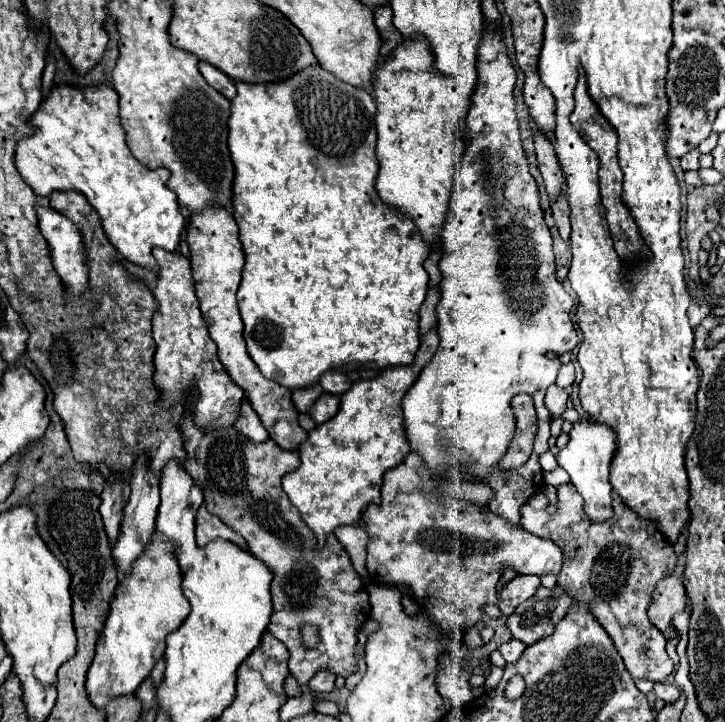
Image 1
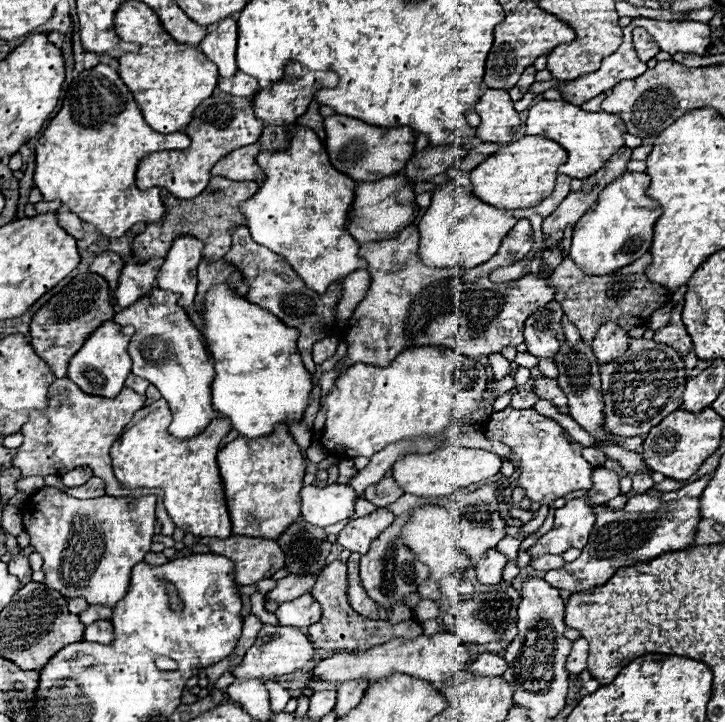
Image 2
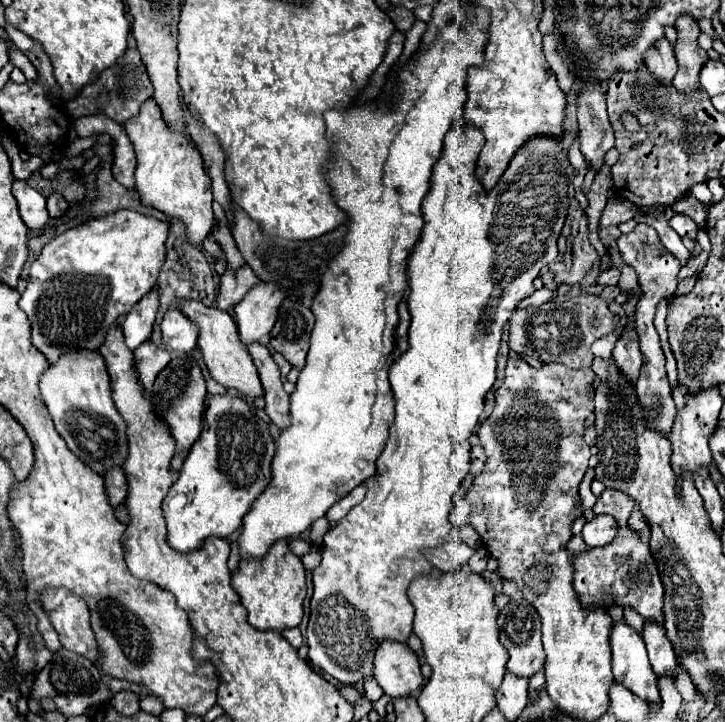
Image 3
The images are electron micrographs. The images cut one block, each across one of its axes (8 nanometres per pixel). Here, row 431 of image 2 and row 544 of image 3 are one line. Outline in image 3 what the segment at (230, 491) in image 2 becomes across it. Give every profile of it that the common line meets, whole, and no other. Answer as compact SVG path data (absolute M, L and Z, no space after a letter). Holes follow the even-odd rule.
M278 540L264 558L240 560L240 568L232 574L232 586L240 594L244 608L248 610L248 622L256 630L276 630L300 626L304 616L306 580L304 564L298 556L288 550L286 540Z

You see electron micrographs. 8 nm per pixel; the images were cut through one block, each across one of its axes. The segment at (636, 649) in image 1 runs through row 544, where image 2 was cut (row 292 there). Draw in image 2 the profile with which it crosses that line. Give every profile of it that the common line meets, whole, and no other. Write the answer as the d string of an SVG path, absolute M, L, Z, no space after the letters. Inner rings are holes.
M646 252L642 258L632 262L630 266L624 266L622 270L614 270L614 274L604 276L590 276L582 272L574 260L566 258L550 276L550 282L556 286L556 302L562 306L564 314L570 318L570 322L580 330L582 340L588 344L594 338L594 332L602 322L616 322L624 330L630 330L634 326L644 326L652 312L656 308L666 306L672 300L672 292L660 284L650 282L644 276L646 266L650 266L652 254Z

